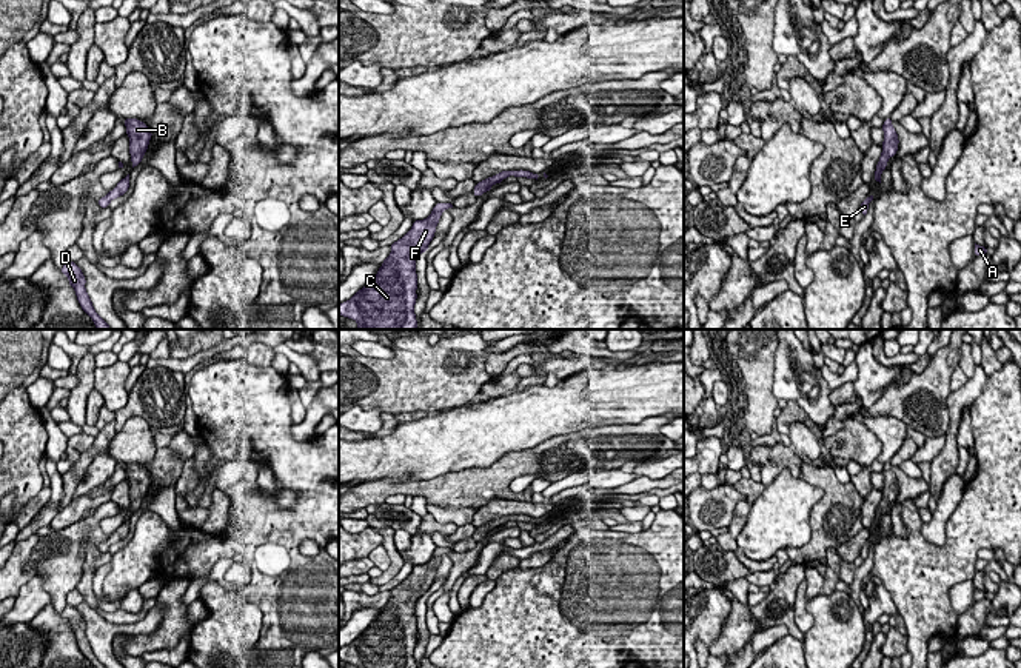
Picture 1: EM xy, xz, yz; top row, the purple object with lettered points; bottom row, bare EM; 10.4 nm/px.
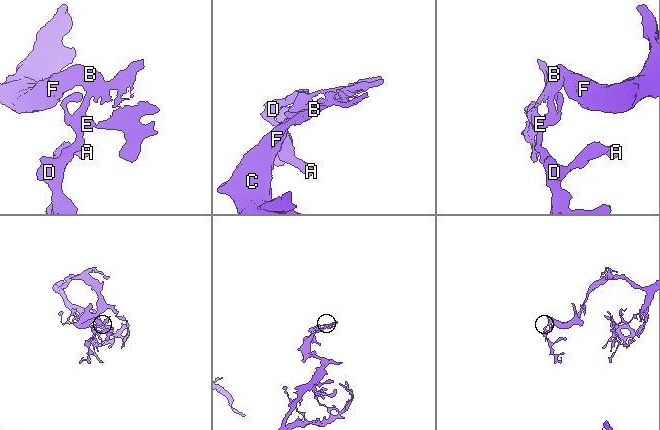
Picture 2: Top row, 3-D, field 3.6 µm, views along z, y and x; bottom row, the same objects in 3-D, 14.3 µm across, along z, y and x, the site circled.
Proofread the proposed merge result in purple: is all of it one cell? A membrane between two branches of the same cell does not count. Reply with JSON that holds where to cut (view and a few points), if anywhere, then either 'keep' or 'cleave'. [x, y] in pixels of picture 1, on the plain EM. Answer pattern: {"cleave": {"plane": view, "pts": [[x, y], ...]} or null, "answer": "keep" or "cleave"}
{"cleave": null, "answer": "keep"}

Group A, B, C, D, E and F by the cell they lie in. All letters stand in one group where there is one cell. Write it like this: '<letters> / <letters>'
A B C D E F

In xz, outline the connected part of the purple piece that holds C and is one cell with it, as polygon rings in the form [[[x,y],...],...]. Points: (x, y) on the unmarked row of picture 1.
[[[436,548],[423,565],[391,591],[377,619],[350,645],[339,650],[339,659],[357,668],[417,668],[414,659],[417,619],[416,603],[428,596],[444,554],[451,548]]]

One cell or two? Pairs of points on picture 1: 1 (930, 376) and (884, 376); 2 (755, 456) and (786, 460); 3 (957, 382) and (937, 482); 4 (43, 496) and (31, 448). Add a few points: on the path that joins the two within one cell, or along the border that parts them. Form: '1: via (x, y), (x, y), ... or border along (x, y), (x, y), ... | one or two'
1: border along (893, 379), (870, 407) | two
2: via (763, 456), (778, 456) | one
3: border along (969, 379), (952, 391) | two
4: border along (43, 487), (17, 514) | two

